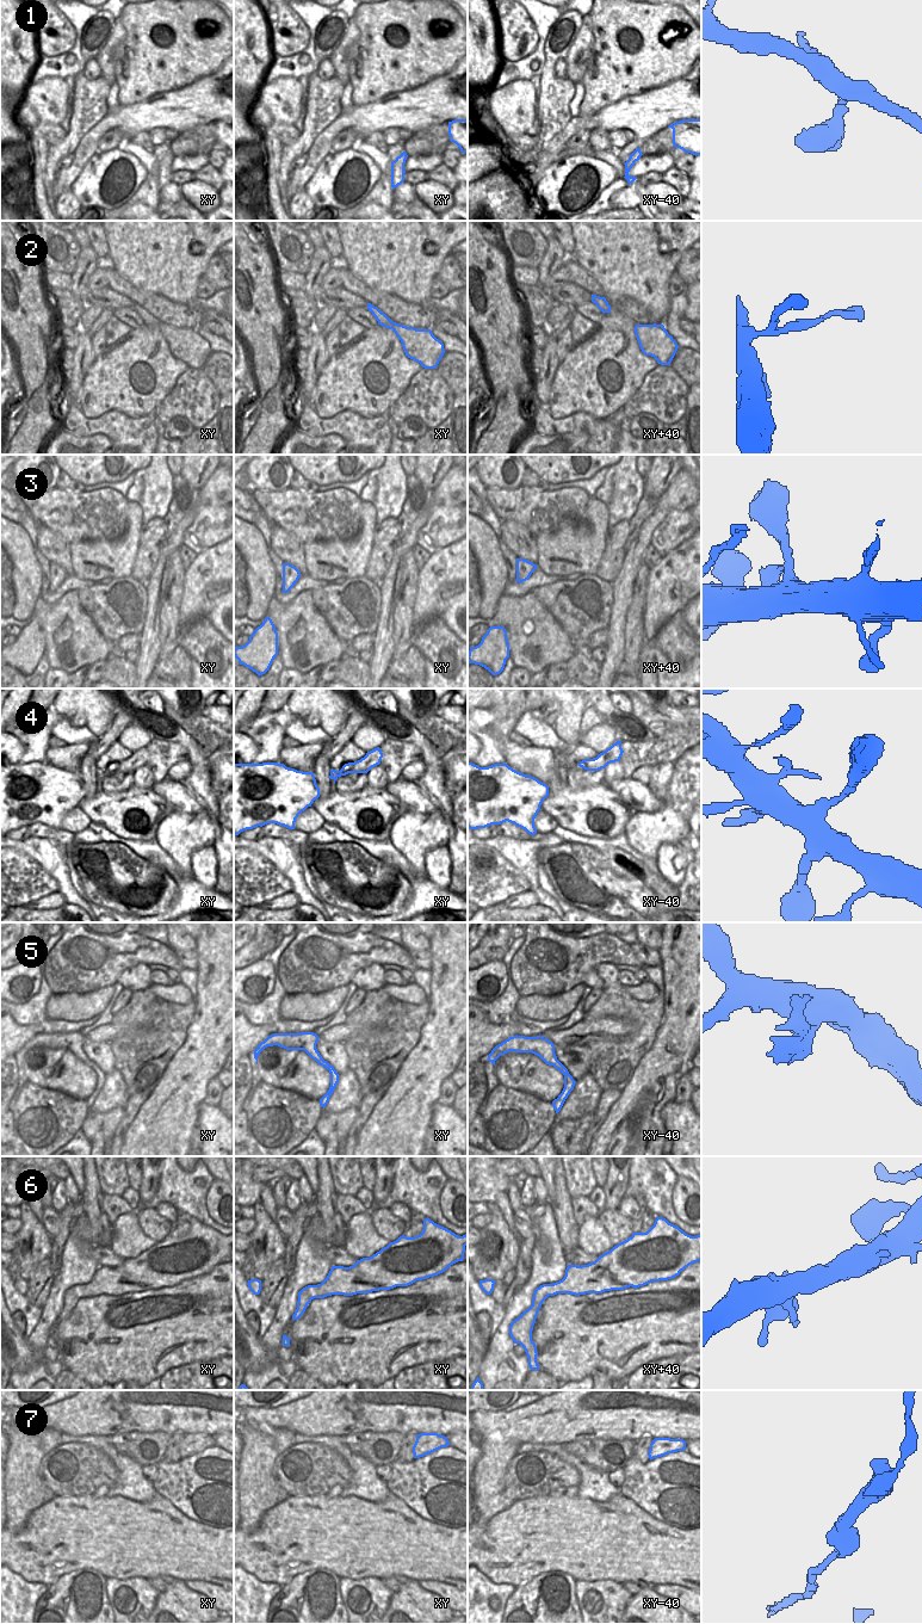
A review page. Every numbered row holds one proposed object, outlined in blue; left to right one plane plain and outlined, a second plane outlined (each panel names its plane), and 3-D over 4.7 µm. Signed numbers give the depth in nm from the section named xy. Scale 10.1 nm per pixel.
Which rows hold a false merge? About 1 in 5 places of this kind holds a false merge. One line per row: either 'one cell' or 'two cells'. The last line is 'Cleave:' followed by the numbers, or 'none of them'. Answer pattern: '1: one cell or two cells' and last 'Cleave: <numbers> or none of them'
1: one cell
2: one cell
3: one cell
4: one cell
5: one cell
6: one cell
7: one cell
Cleave: none of them

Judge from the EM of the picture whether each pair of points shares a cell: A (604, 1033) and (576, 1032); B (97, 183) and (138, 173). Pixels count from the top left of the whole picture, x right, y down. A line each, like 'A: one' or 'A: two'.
A: one
B: one

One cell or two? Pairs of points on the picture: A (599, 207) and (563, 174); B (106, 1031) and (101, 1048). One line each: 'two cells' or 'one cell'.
A: two cells
B: two cells

